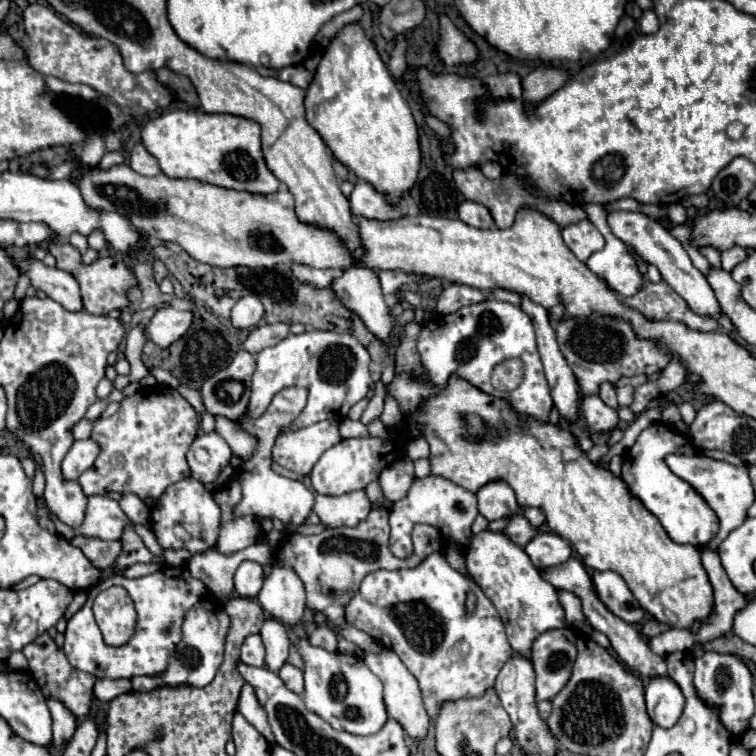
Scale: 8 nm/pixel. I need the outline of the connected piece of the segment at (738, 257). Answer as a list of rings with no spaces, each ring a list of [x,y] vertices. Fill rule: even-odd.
[[[733,246],[733,248],[725,250],[725,252],[721,252],[721,266],[723,266],[723,270],[731,272],[733,266],[743,262],[745,258],[747,258],[747,250],[741,248],[741,246]]]

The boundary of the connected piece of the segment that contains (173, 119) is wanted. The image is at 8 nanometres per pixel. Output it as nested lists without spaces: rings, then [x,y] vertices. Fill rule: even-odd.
[[[173,110],[173,112],[161,114],[155,120],[149,120],[141,130],[141,138],[147,152],[157,158],[159,168],[169,178],[195,178],[213,186],[245,190],[251,194],[273,194],[279,188],[279,180],[265,166],[265,160],[261,154],[261,128],[253,120],[231,116],[231,114],[207,114],[201,110],[197,112]]]

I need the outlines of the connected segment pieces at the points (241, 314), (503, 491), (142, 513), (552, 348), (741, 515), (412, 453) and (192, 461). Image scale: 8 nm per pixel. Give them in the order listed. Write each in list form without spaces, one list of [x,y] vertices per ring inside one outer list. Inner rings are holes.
[[[243,296],[231,310],[231,324],[237,330],[255,328],[263,320],[263,304],[257,296]]]
[[[491,482],[483,486],[477,492],[479,498],[479,512],[487,520],[499,520],[499,518],[509,518],[513,512],[517,512],[519,504],[515,500],[515,492],[507,482]]]
[[[123,494],[121,500],[119,500],[119,504],[121,504],[121,510],[127,514],[127,518],[133,524],[149,526],[149,506],[145,506],[143,500],[139,500],[133,494]]]
[[[523,296],[523,302],[521,302],[521,310],[531,318],[533,326],[535,326],[535,332],[537,332],[537,348],[539,348],[539,356],[541,356],[541,362],[543,362],[543,368],[545,368],[545,376],[547,376],[547,382],[549,382],[549,388],[551,388],[551,396],[553,396],[553,402],[559,410],[561,416],[569,418],[569,420],[575,420],[577,418],[577,408],[579,408],[579,394],[577,394],[577,380],[573,380],[573,370],[569,368],[567,360],[561,356],[561,350],[557,346],[557,340],[555,340],[555,332],[549,324],[549,318],[547,318],[547,310],[535,302],[531,302],[527,296]]]
[[[669,454],[665,456],[665,464],[671,468],[673,474],[677,474],[679,478],[687,480],[703,498],[705,502],[715,510],[719,522],[721,522],[721,528],[717,532],[717,536],[707,544],[707,548],[717,548],[725,536],[739,528],[745,518],[747,518],[747,508],[753,504],[755,500],[755,492],[753,492],[753,484],[749,480],[749,468],[747,466],[733,466],[729,462],[723,462],[723,460],[715,460],[715,458],[709,458],[705,454],[693,454],[693,456],[683,456],[683,454]]]
[[[423,436],[412,439],[406,443],[405,455],[415,461],[420,458],[428,458],[430,448]]]
[[[217,432],[199,434],[187,452],[191,476],[203,484],[215,482],[219,472],[229,464],[229,458],[231,448]]]

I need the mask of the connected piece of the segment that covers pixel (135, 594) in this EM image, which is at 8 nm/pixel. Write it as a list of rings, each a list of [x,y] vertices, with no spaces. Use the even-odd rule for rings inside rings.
[[[165,566],[149,576],[143,578],[123,578],[121,574],[109,576],[101,580],[97,586],[89,590],[85,606],[67,622],[65,630],[65,654],[77,670],[89,672],[97,678],[135,678],[135,676],[159,676],[165,672],[169,664],[169,656],[173,654],[173,648],[181,642],[181,624],[185,618],[185,612],[193,608],[199,600],[207,596],[205,584],[201,580],[193,580],[189,576],[189,570],[185,566],[173,568]],[[109,586],[123,586],[129,596],[135,602],[137,610],[137,630],[125,646],[111,648],[103,642],[101,630],[93,616],[93,600],[101,590],[107,590]]]

